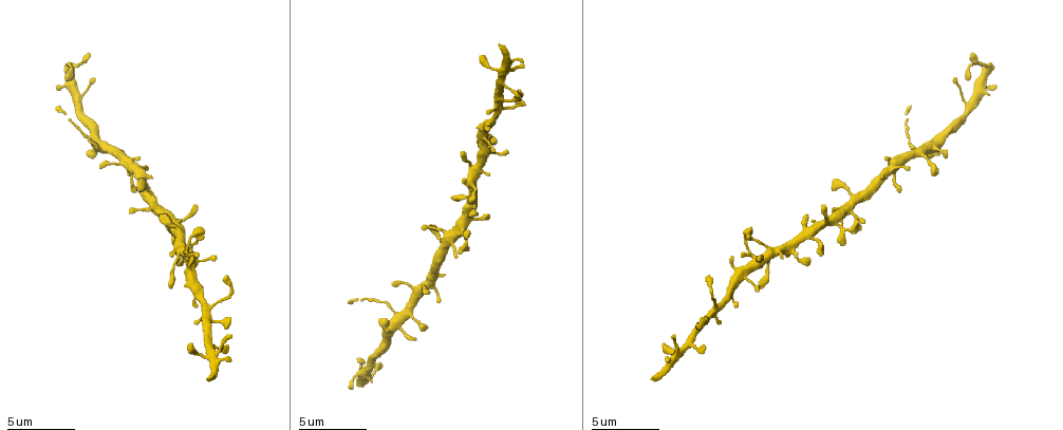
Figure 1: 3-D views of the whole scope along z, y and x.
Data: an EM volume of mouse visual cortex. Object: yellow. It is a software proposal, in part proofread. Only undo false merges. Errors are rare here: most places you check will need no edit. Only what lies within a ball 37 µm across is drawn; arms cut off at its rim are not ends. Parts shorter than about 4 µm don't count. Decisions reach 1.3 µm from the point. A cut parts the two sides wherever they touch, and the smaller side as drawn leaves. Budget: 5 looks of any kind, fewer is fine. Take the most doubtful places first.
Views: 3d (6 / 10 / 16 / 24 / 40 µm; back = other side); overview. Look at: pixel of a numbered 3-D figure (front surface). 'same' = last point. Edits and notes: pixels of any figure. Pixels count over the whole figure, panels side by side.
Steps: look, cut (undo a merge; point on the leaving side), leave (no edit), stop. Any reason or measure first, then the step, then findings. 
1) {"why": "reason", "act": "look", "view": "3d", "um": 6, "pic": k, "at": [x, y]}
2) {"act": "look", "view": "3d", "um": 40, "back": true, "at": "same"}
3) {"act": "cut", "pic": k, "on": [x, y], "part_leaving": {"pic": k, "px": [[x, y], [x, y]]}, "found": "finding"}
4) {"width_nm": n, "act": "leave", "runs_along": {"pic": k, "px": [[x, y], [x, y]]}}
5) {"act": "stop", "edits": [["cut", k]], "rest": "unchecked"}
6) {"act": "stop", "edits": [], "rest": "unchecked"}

{"act": "look", "view": "3d", "um": 6, "pic": 1, "at": [101, 149]}

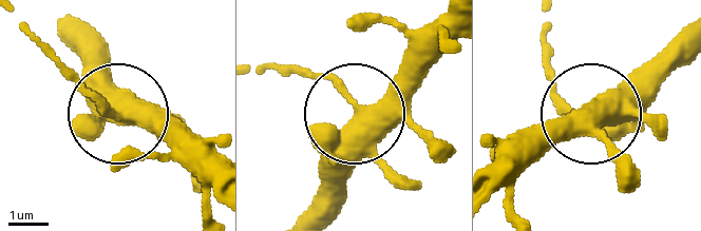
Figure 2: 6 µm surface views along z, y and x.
{"act": "leave", "found": "one neuron here"}

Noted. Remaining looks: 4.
{"why": "four or more arms meet", "act": "look", "view": "3d", "um": 10, "pic": 1, "at": [836, 223]}

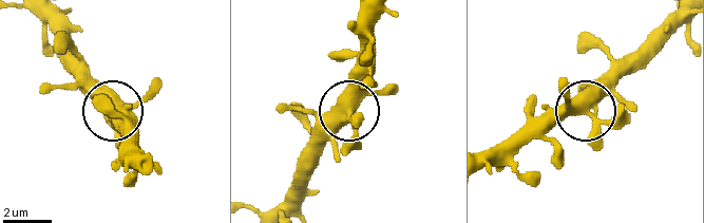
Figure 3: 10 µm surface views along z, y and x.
{"arms": 5, "act": "leave", "runs_along": {"pic": 3, "px": [[341, 111], [360, 52]]}, "found": "all the same neuron"}

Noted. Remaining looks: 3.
{"why": "four or more arms meet", "act": "look", "view": "3d", "um": 6, "pic": 1, "at": [715, 308]}

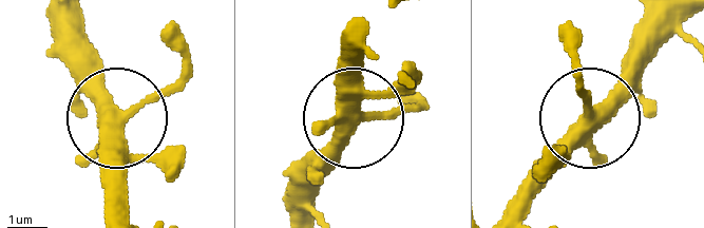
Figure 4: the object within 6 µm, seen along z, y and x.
{"act": "look", "view": "3d", "um": 6, "back": true, "pic": 4, "at": [127, 120]}

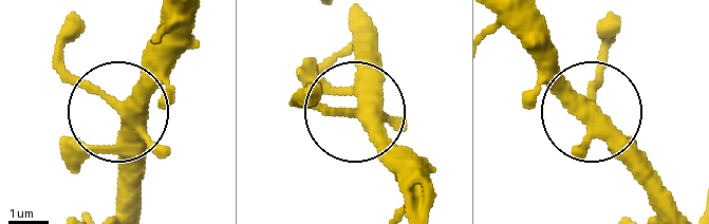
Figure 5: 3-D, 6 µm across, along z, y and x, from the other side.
{"arms": 4, "act": "leave", "found": "all the same neuron"}

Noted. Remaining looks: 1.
{"act": "stop", "edits": [], "rest": "unchecked"}

